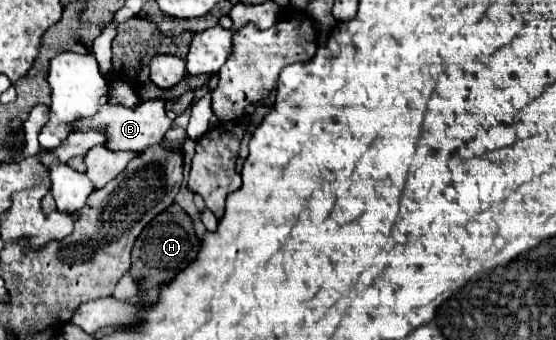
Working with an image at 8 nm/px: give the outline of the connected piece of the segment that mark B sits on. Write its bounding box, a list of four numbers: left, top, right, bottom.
[73,98,171,154]

